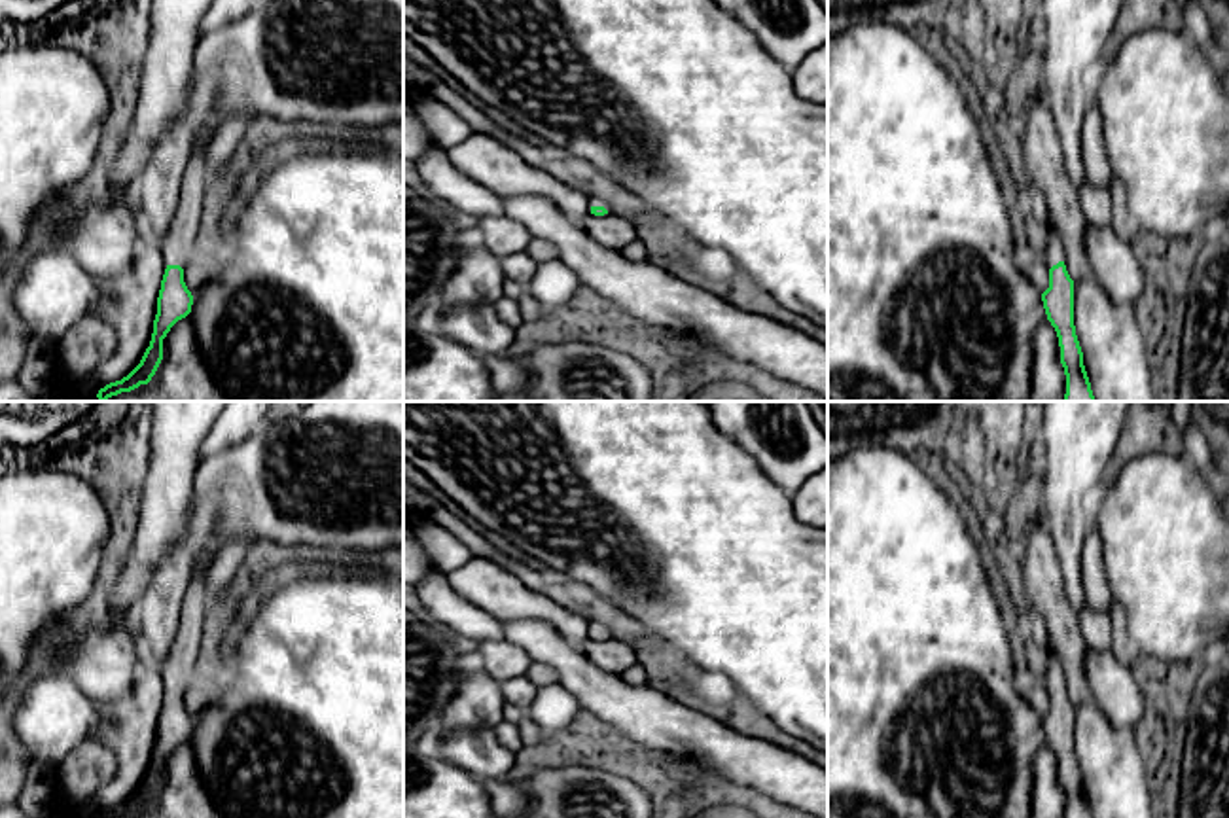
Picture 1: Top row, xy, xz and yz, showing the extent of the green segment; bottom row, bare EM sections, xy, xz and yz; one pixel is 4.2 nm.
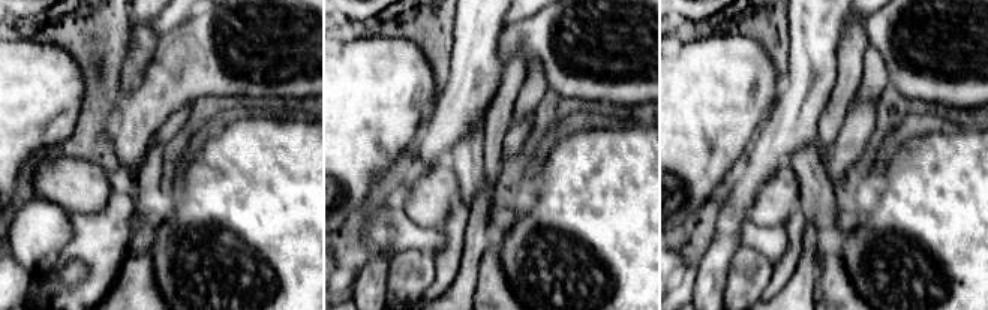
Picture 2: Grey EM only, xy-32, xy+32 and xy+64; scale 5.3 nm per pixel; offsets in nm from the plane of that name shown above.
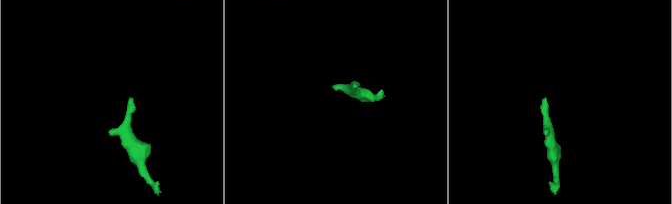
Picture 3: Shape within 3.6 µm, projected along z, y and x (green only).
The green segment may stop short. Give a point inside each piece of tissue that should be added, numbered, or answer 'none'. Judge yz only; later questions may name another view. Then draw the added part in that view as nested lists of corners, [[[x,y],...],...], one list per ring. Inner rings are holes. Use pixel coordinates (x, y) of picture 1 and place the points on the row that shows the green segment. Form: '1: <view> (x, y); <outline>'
1: yz (1053, 247); [[[1047,220],[1045,223],[1045,233],[1047,233],[1047,239],[1045,239],[1045,248],[1043,248],[1043,258],[1047,265],[1053,267],[1059,261],[1062,261],[1062,242],[1051,220]]]

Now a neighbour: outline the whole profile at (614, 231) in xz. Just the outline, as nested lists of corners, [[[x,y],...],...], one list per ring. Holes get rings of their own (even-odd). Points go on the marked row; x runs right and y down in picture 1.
[[[610,210],[604,216],[589,214],[581,227],[591,239],[612,250],[623,250],[629,242],[638,239],[631,222]]]

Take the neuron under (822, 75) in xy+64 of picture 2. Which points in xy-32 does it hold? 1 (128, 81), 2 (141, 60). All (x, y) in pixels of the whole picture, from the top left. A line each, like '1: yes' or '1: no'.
1: yes
2: yes

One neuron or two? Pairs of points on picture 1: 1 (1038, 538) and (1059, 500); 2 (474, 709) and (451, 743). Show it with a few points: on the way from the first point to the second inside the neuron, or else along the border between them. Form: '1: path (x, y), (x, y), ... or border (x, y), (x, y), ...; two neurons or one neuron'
1: border (1042, 514), (1061, 567); two neurons
2: border (493, 728), (436, 731); two neurons

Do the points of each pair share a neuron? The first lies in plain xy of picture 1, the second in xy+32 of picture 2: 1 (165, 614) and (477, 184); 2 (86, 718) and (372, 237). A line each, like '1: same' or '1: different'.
1: same
2: same

